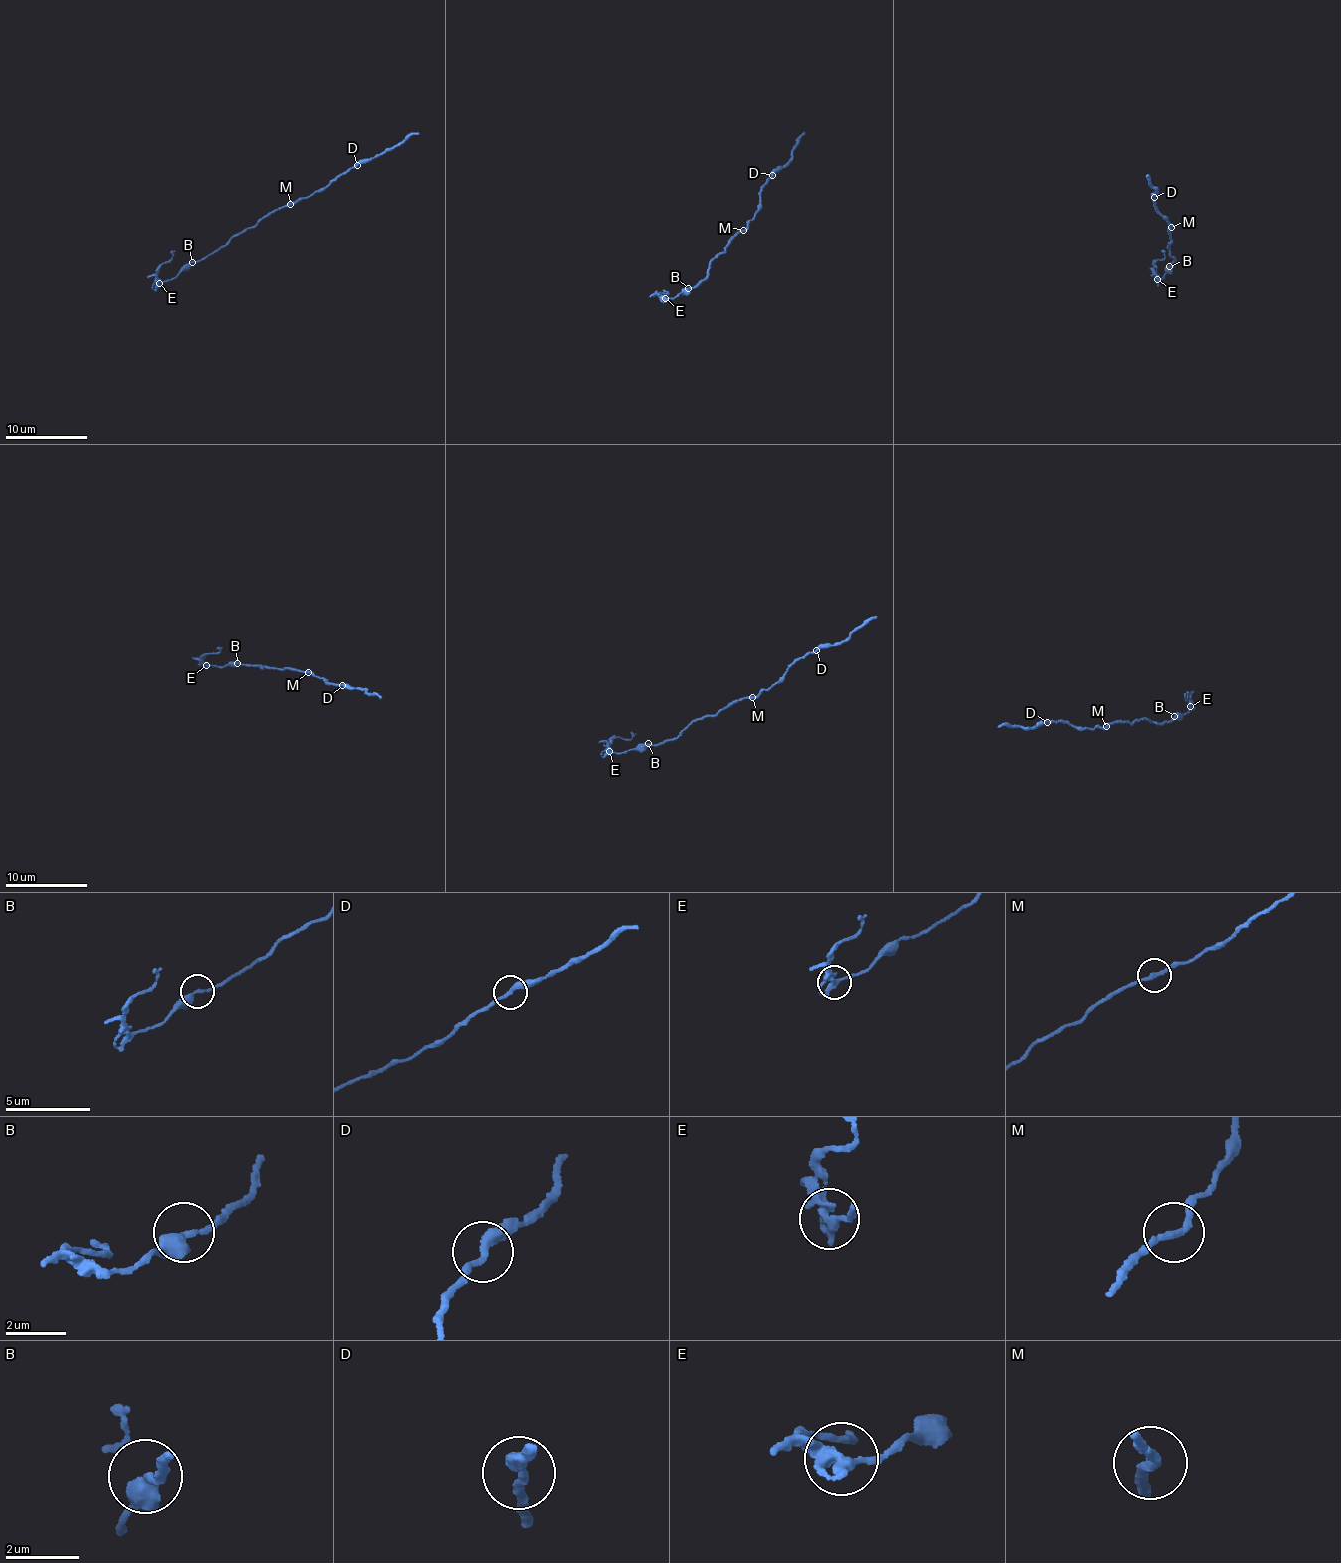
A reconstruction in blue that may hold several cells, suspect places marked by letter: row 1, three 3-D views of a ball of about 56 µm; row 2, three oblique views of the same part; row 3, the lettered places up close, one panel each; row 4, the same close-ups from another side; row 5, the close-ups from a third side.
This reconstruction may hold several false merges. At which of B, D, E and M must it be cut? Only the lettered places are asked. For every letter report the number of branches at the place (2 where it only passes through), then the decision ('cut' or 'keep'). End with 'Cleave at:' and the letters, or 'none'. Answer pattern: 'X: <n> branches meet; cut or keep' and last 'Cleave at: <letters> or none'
B: 2 branches meet; keep
D: 2 branches meet; keep
E: 3 branches meet; cut
M: 2 branches meet; keep
Cleave at: E

